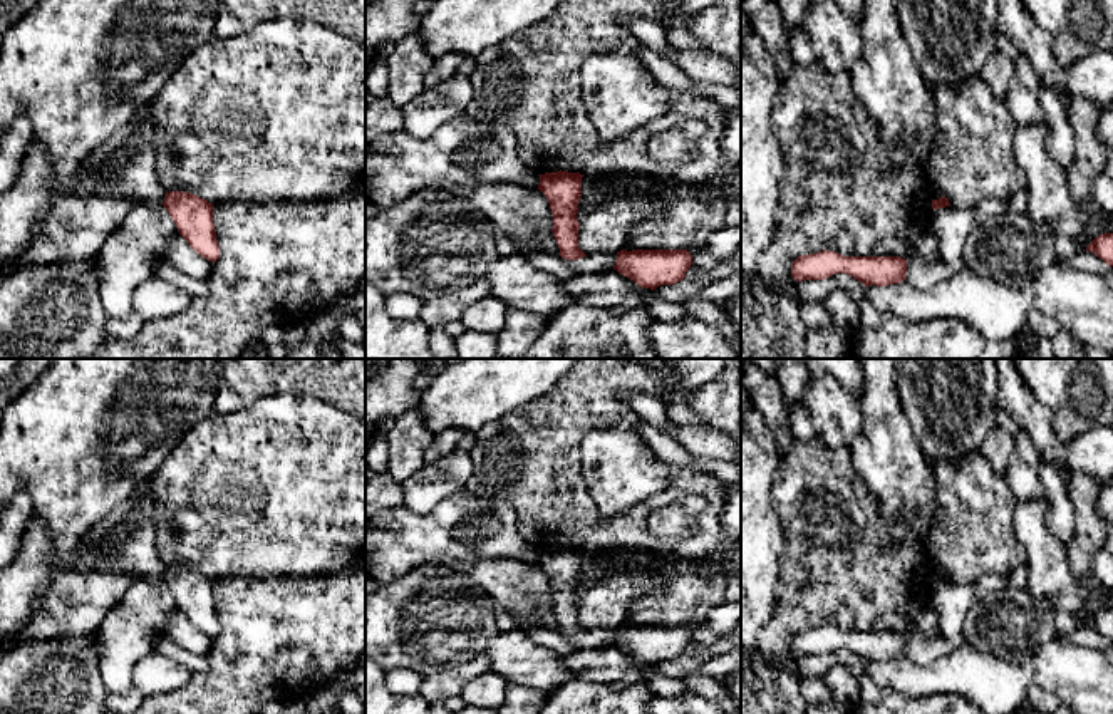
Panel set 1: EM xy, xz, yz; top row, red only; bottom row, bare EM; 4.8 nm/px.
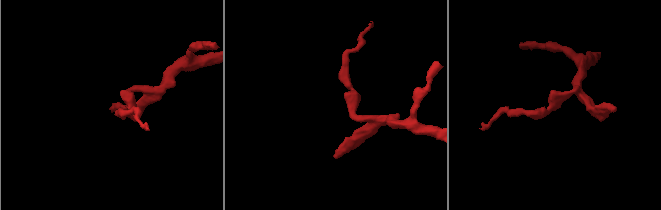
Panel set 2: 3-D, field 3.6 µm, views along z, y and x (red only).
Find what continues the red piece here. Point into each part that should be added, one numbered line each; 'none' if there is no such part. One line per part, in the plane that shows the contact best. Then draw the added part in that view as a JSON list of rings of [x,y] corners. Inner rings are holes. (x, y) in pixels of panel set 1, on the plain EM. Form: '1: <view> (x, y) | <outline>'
none

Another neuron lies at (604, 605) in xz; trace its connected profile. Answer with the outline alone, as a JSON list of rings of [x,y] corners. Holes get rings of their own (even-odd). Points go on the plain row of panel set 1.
[[[650,560],[642,570],[620,570],[597,580],[580,598],[578,623],[585,630],[625,625],[630,607],[660,590],[660,575],[670,570],[670,561]]]

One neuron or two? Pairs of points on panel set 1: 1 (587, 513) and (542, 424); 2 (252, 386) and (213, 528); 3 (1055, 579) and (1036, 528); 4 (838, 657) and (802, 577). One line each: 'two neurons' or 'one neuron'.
1: one neuron
2: two neurons
3: one neuron
4: two neurons

